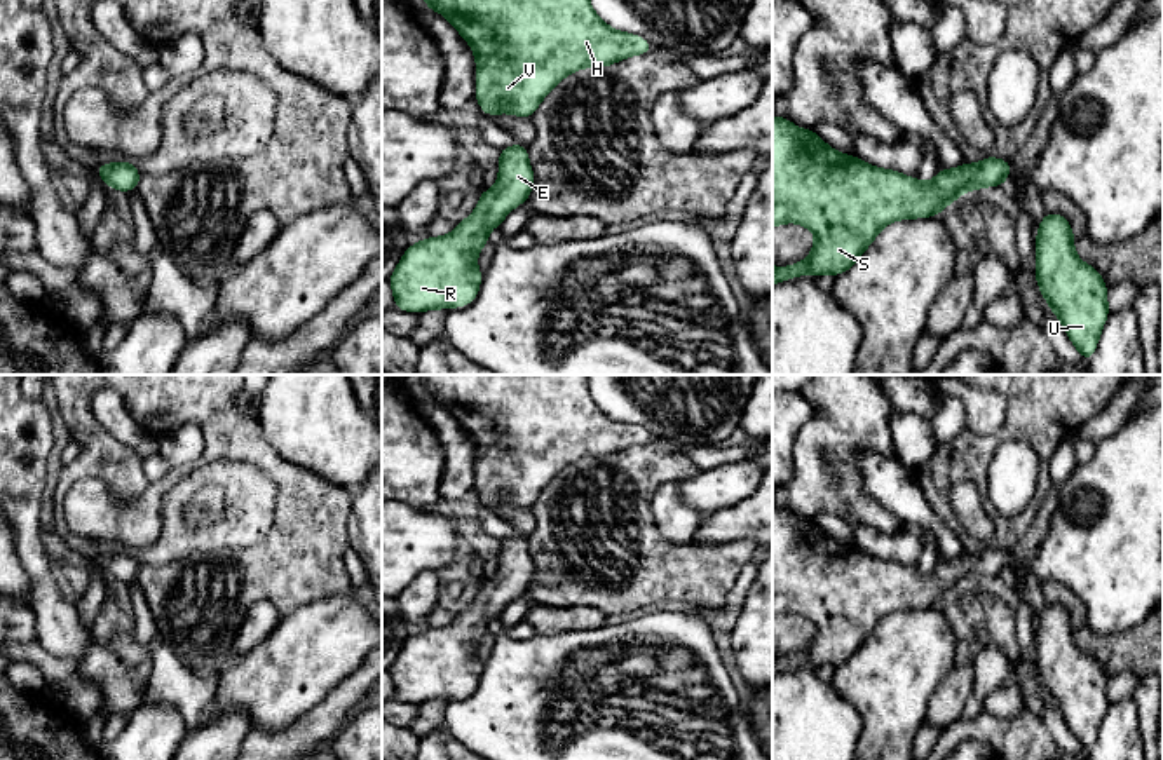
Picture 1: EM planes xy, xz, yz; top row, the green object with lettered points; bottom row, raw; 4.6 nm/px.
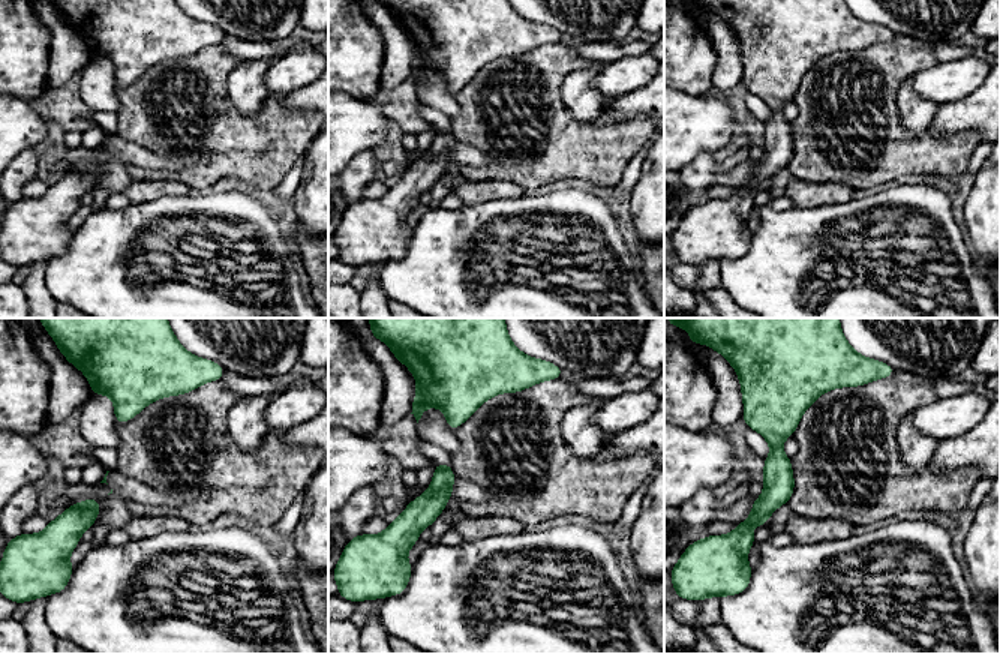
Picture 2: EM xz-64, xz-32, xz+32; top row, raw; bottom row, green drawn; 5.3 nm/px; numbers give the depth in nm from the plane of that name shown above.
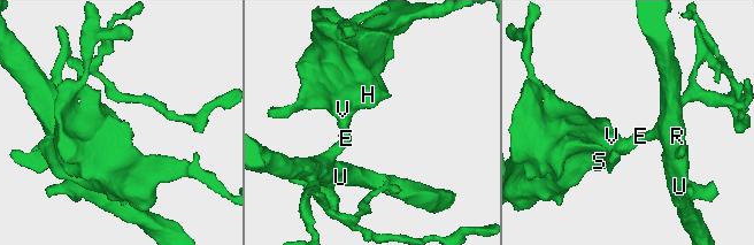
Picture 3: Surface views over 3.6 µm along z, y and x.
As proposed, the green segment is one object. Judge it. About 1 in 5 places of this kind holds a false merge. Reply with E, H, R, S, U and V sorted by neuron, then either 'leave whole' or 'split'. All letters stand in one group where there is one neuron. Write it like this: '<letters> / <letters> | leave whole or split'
E H R S U V | leave whole

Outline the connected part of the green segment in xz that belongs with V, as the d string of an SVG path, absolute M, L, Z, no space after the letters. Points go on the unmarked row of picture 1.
M420 375L425 399L443 404L471 436L476 483L483 506L528 509L567 465L605 458L656 438L628 422L612 420L591 397L586 375Z

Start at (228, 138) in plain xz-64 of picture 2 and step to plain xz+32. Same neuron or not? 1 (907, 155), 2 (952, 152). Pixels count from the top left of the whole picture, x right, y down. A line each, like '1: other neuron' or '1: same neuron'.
1: same neuron
2: same neuron

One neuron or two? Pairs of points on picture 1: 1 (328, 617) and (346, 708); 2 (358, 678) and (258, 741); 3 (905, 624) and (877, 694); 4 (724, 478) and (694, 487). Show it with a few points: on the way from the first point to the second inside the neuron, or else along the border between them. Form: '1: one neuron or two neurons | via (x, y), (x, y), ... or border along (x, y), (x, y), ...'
1: two neurons | border along (363, 659), (309, 710)
2: one neuron | via (337, 705), (302, 739), (285, 741)
3: one neuron | via (905, 642), (905, 659), (893, 677)
4: one neuron | via (717, 485), (701, 487)

